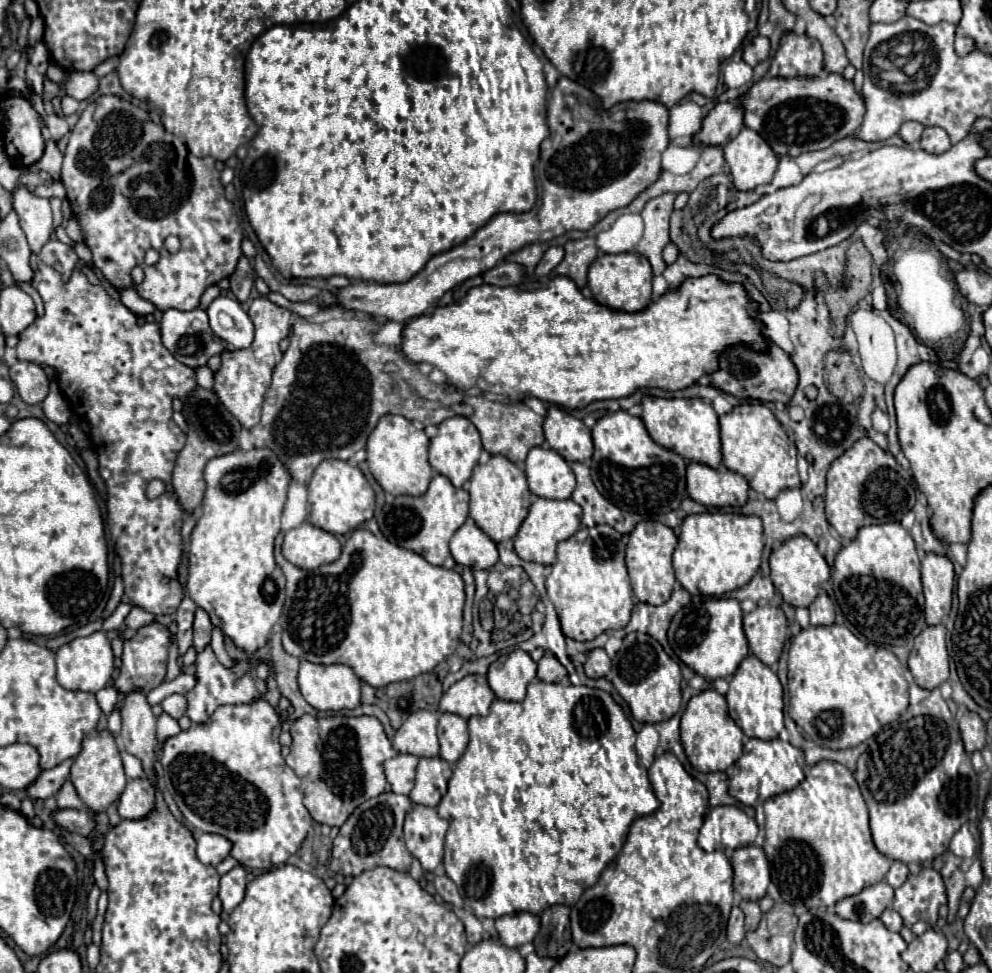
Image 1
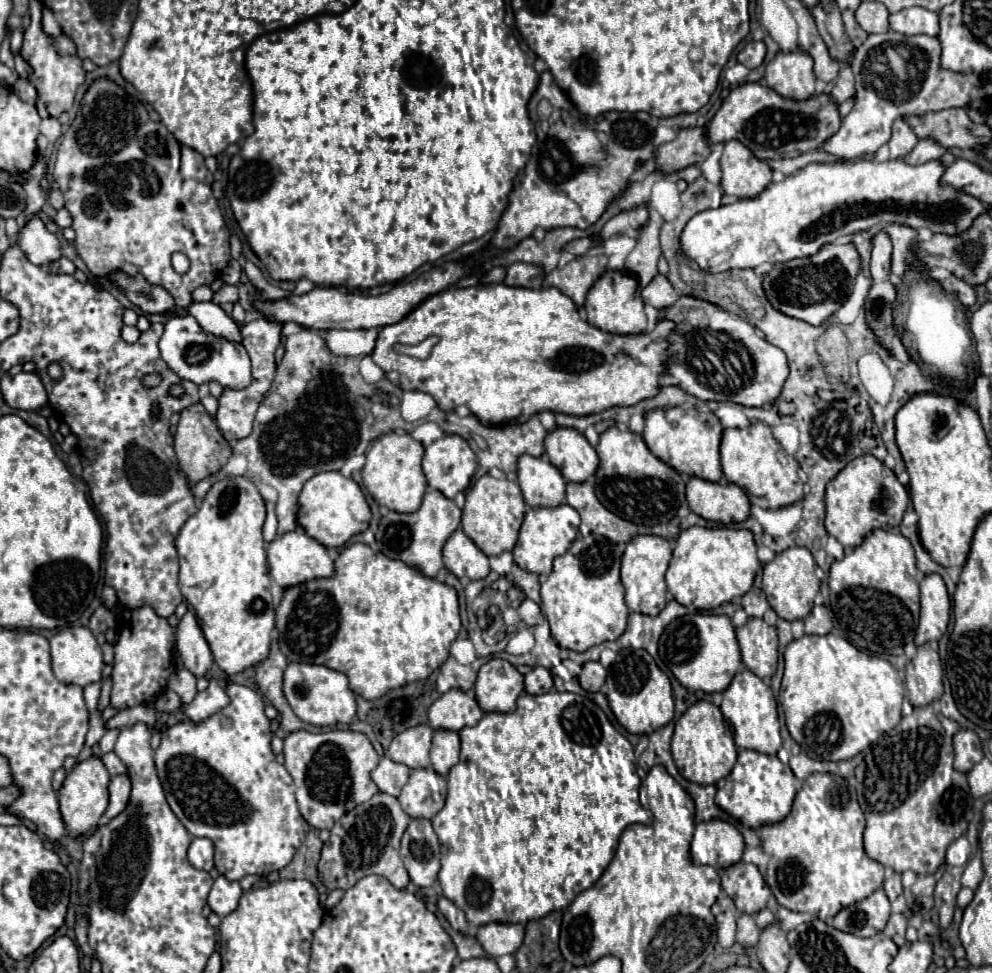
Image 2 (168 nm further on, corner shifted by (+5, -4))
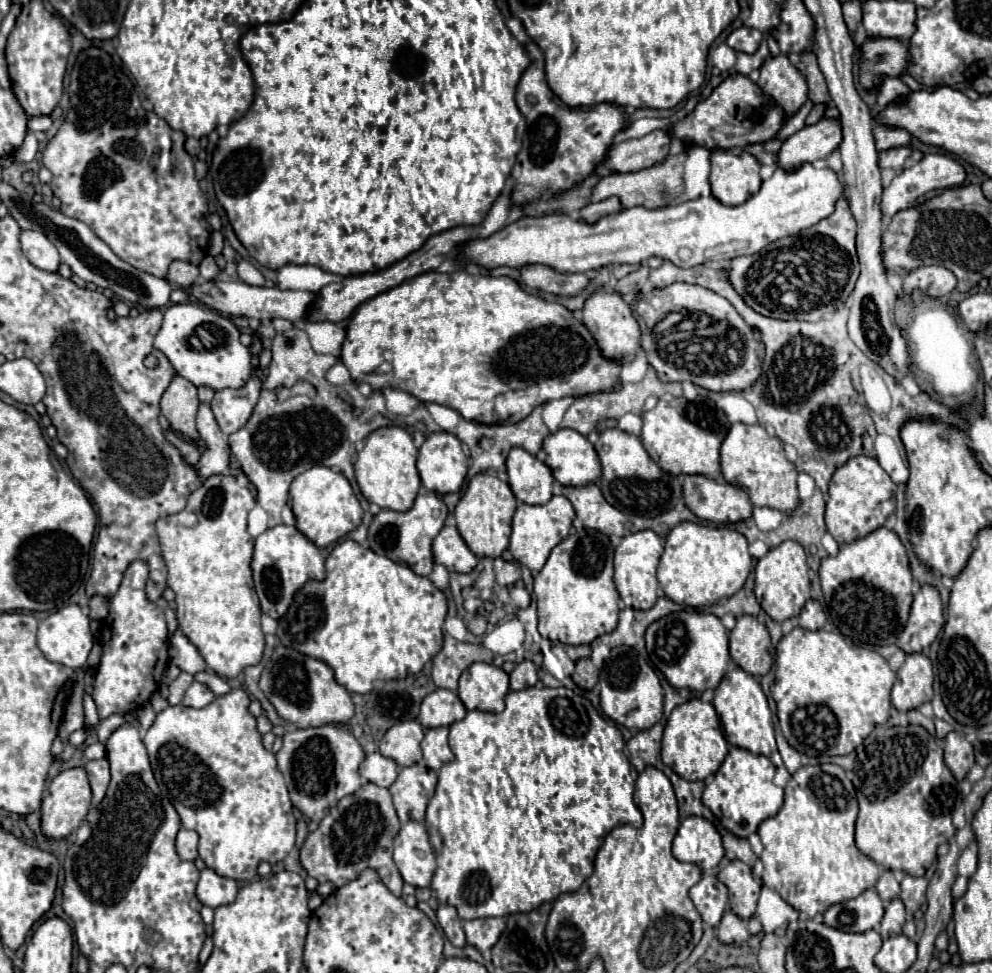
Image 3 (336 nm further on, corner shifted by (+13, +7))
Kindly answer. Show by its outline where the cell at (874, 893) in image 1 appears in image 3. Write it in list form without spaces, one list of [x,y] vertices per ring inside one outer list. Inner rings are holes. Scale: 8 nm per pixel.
[[[875,889],[863,891],[859,897],[837,903],[823,913],[823,923],[849,933],[863,933],[875,929],[883,917],[885,905]]]

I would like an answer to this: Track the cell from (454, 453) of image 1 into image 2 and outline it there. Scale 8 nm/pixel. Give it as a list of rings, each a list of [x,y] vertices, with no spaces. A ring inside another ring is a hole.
[[[457,434],[435,440],[425,448],[423,472],[427,484],[433,490],[443,492],[447,498],[455,498],[457,492],[469,488],[475,468],[477,460],[473,450]]]

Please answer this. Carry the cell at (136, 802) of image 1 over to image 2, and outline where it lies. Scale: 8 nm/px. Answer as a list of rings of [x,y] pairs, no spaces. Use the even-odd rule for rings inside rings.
[[[127,774],[111,776],[111,780],[109,780],[109,806],[103,814],[107,820],[111,820],[113,816],[117,816],[119,812],[125,810],[125,806],[129,802],[129,792],[131,792],[131,782],[129,782]]]

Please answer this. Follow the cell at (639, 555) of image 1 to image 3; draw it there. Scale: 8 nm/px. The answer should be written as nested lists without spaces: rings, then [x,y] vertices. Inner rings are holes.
[[[637,531],[623,537],[621,545],[615,547],[614,553],[614,583],[626,607],[634,609],[651,609],[658,599],[659,583],[655,577],[655,569],[659,565],[659,557],[663,553],[661,537],[651,531]]]

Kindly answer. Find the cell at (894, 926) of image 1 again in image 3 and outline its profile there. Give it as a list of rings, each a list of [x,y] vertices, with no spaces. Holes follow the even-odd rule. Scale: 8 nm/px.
[[[901,899],[889,901],[887,907],[885,907],[883,921],[881,921],[881,925],[879,925],[881,937],[887,939],[887,937],[899,935],[903,923],[905,923],[905,907],[903,907],[903,901],[901,901]]]

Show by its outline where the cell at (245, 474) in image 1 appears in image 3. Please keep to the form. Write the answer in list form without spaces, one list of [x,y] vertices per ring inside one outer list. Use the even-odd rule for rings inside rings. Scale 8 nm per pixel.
[[[211,475],[191,493],[181,513],[157,521],[157,535],[163,549],[169,575],[167,585],[175,591],[177,623],[189,641],[199,649],[209,669],[219,677],[237,677],[245,667],[257,665],[263,655],[265,637],[261,631],[261,605],[253,589],[253,537],[247,531],[247,515],[255,507],[255,499],[245,485],[233,475]]]

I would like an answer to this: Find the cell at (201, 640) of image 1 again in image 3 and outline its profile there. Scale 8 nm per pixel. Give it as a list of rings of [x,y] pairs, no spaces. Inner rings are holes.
[[[179,627],[169,637],[169,657],[171,657],[171,663],[175,663],[181,671],[187,671],[191,675],[205,671],[205,659],[201,657],[199,649],[183,635]]]

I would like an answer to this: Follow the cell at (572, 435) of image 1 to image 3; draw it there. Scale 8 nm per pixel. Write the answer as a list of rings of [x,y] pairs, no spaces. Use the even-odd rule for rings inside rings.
[[[559,429],[545,437],[545,463],[561,485],[587,485],[601,475],[601,463],[593,445],[573,429]]]

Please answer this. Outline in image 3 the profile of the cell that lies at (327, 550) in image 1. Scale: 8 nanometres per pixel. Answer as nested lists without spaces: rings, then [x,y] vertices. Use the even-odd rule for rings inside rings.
[[[277,525],[259,535],[255,539],[255,551],[253,551],[253,579],[263,613],[269,613],[273,619],[283,617],[291,605],[293,593],[301,585],[305,585],[305,581],[309,579],[321,581],[321,577],[325,577],[323,563],[325,561],[319,549],[297,527]]]

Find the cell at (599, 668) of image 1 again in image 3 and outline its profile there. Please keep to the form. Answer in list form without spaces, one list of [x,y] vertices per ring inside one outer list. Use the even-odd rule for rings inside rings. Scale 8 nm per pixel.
[[[579,659],[575,663],[575,673],[571,677],[577,683],[577,687],[593,689],[597,683],[597,675],[599,675],[599,669],[593,665],[591,659]]]

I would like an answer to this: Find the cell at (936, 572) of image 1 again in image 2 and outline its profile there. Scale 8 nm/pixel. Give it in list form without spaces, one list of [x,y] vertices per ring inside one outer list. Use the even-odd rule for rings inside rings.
[[[929,574],[920,583],[920,618],[915,644],[937,642],[947,630],[951,613],[951,599],[939,574]]]

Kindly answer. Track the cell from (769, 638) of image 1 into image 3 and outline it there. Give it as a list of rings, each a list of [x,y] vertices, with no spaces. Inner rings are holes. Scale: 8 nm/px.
[[[741,615],[729,633],[729,651],[737,667],[751,675],[765,675],[771,669],[771,639],[763,623],[753,615]]]

